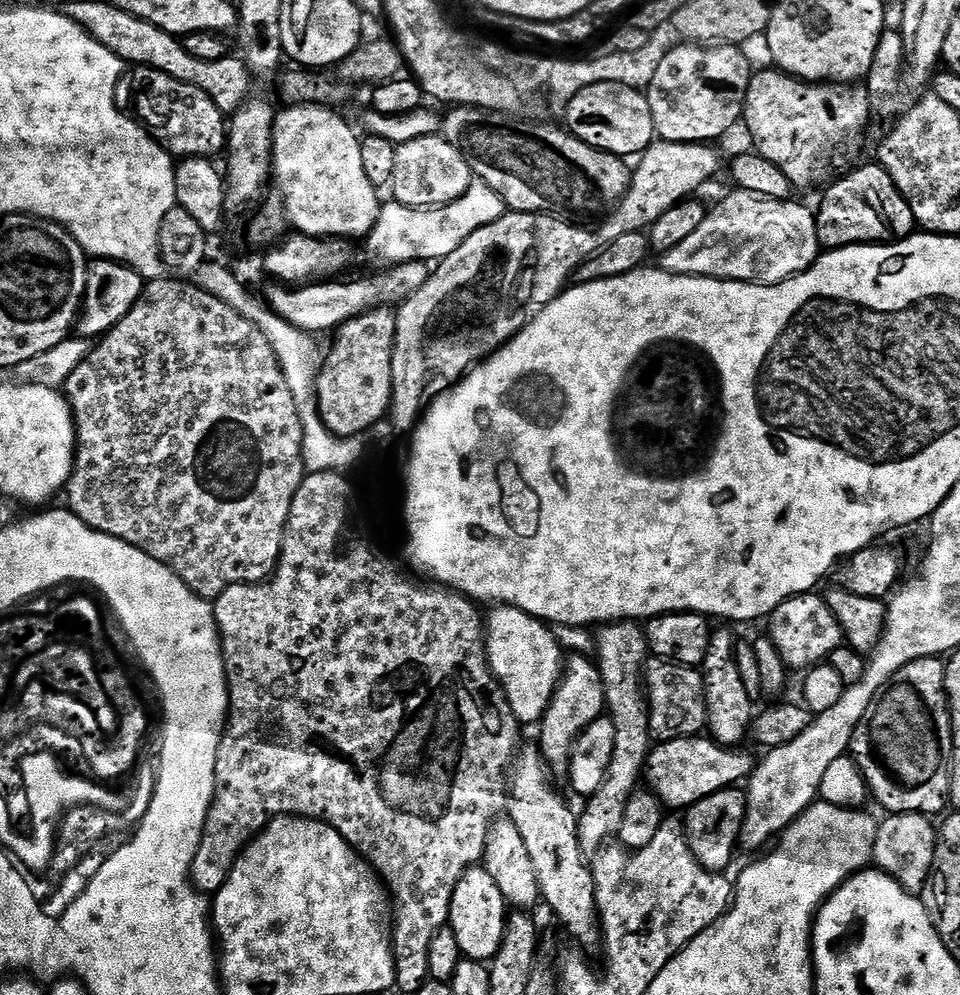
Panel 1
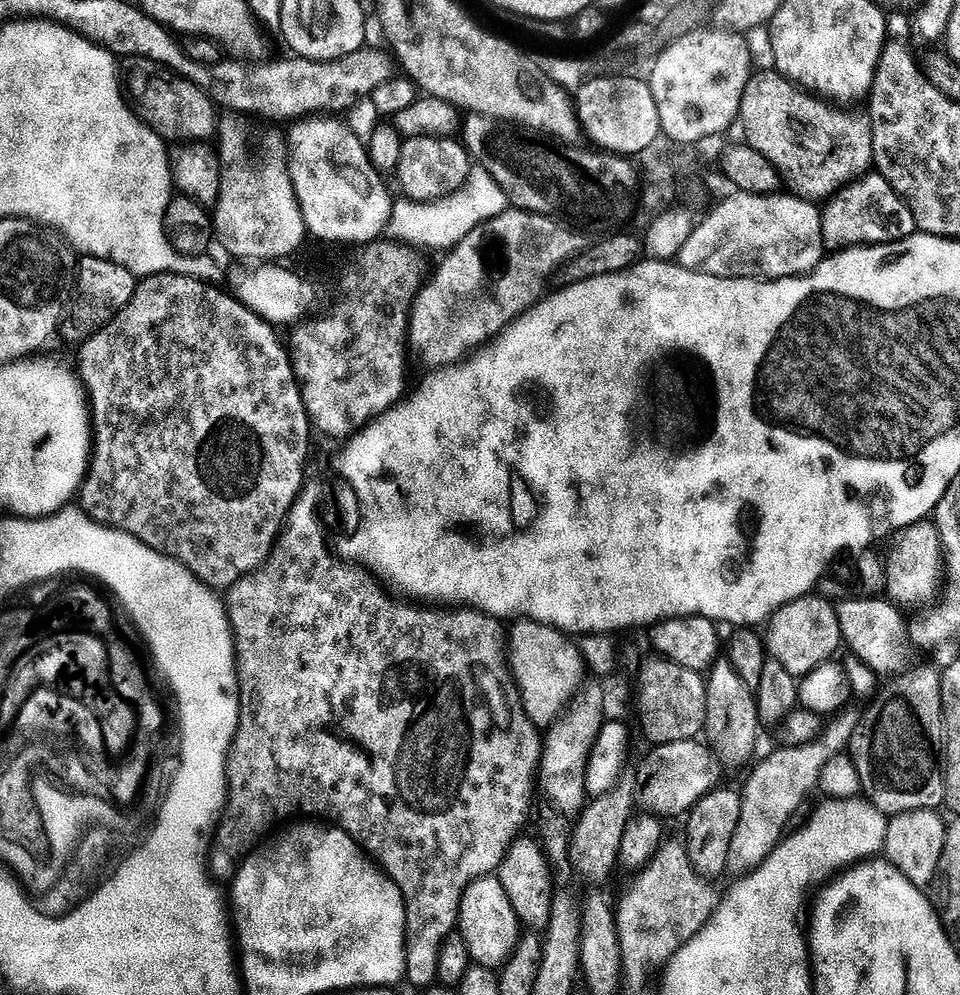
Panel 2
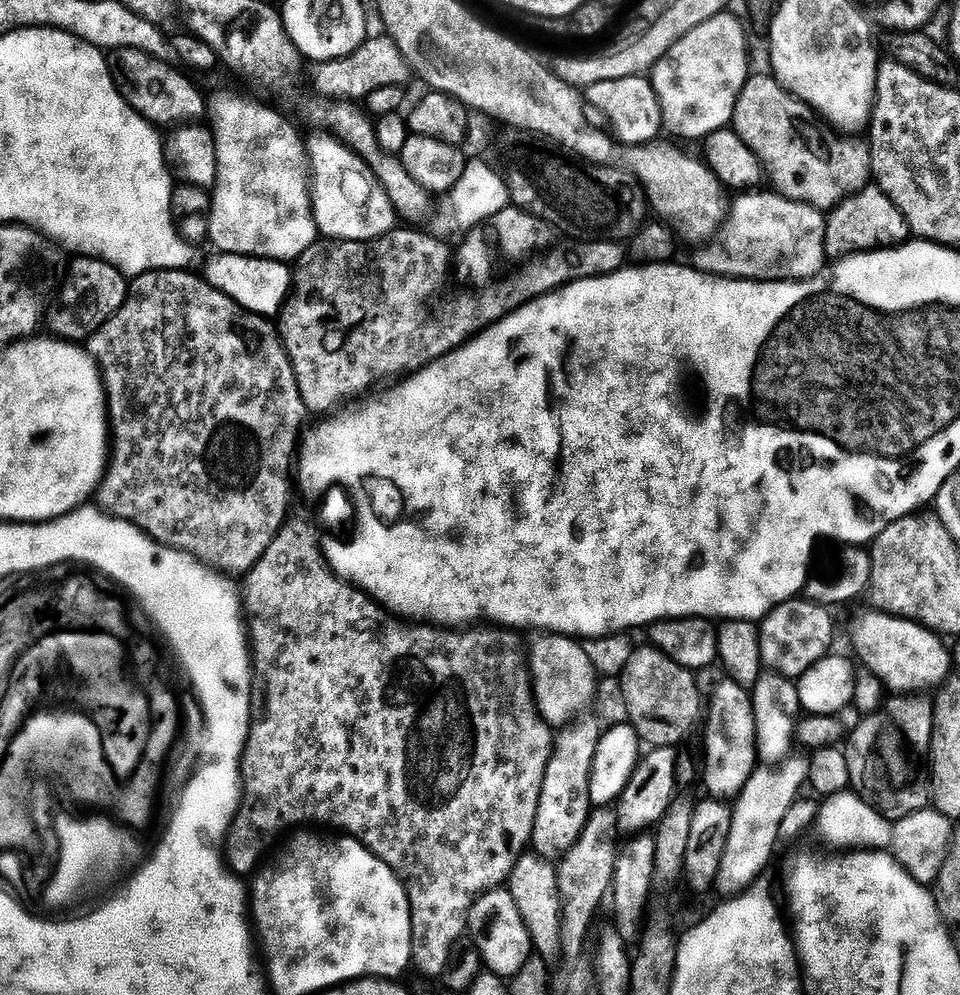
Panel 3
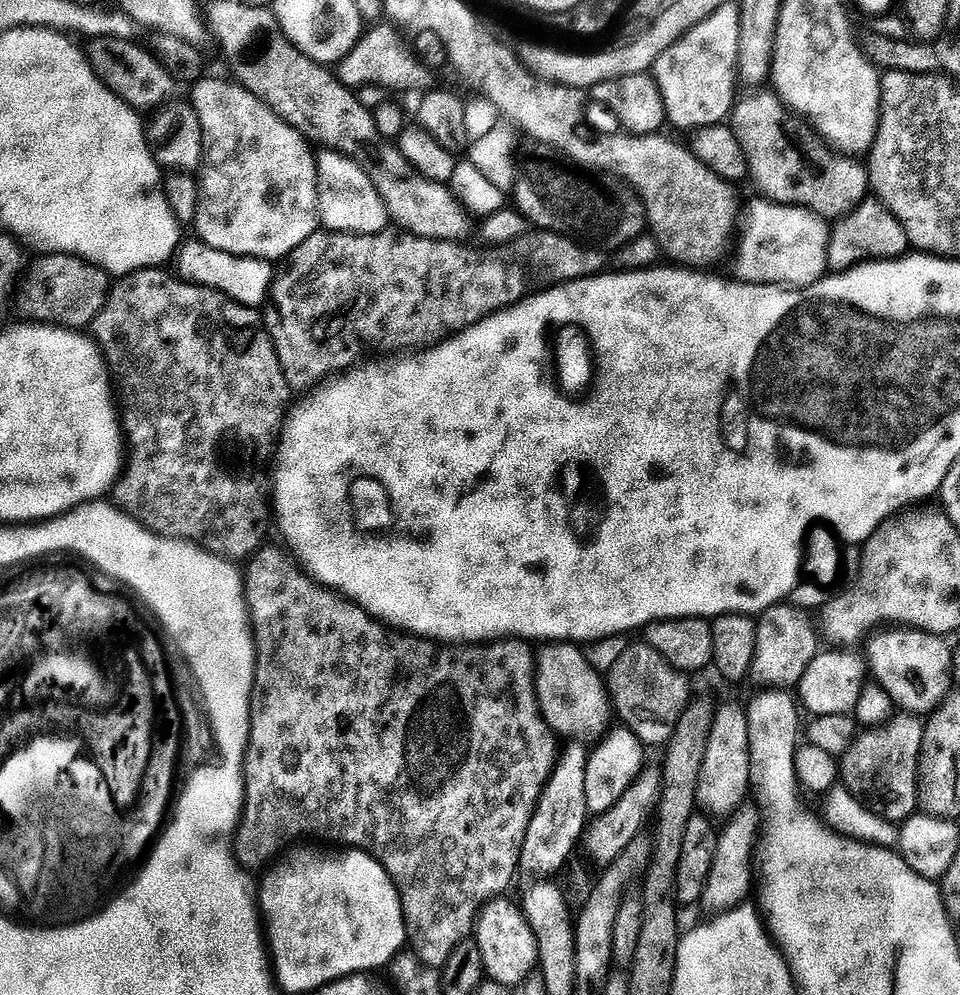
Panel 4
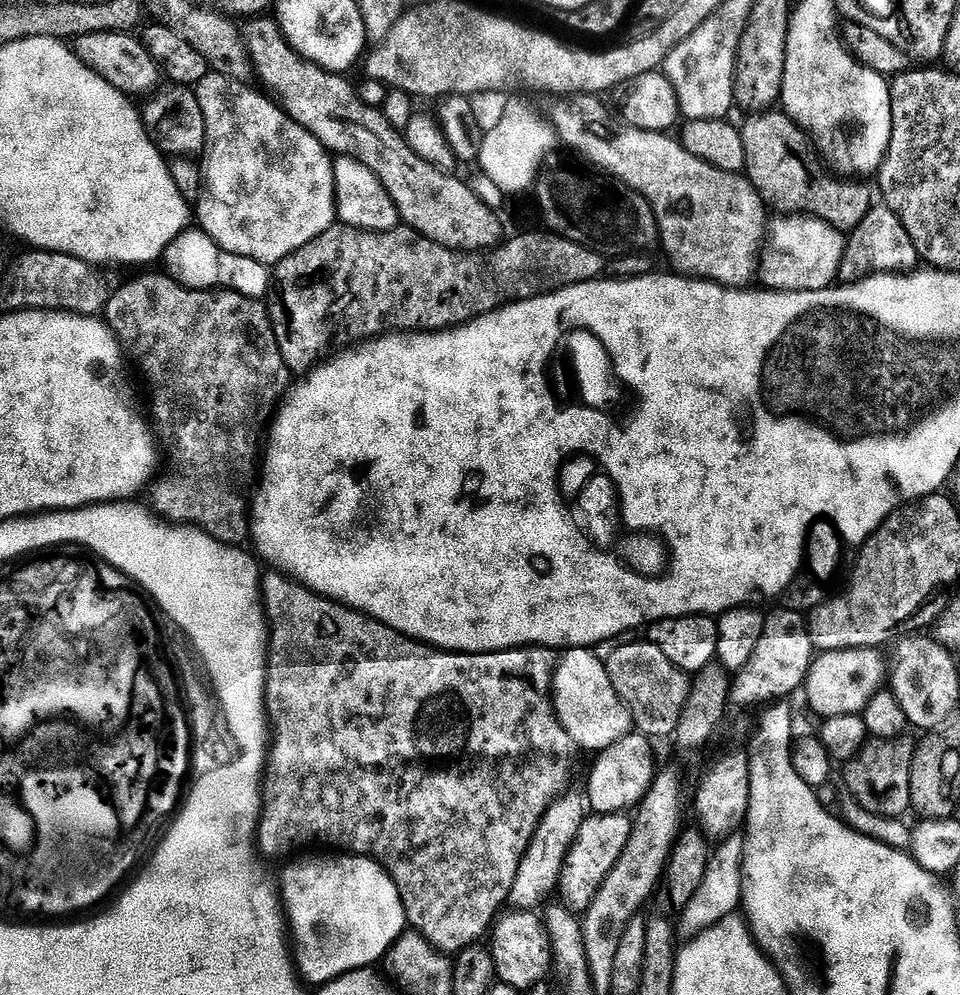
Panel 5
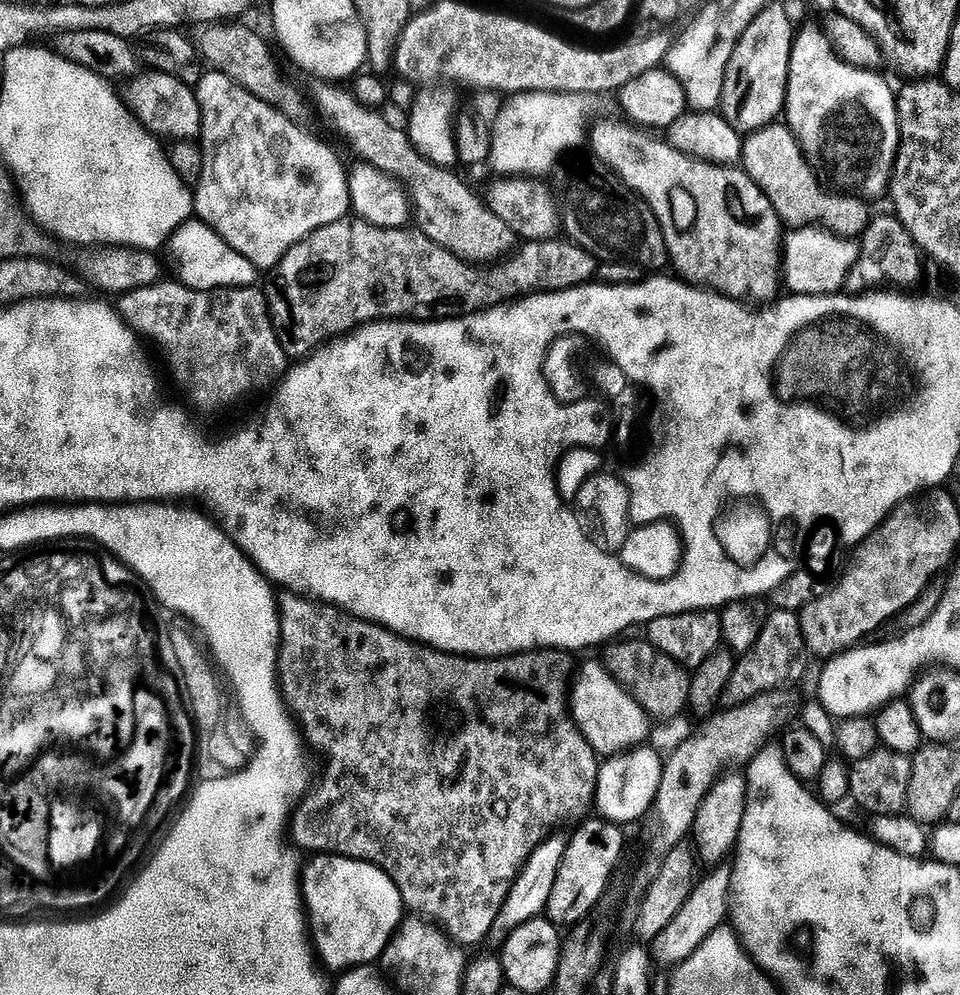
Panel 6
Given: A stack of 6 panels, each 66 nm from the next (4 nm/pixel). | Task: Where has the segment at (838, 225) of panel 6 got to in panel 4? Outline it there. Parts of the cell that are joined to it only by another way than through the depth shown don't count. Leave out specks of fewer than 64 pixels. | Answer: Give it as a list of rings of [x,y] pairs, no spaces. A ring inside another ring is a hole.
[[[779,95],[748,96],[733,107],[730,127],[735,132],[738,142],[744,151],[747,171],[754,183],[760,187],[759,195],[774,204],[791,204],[794,208],[805,208],[818,214],[823,220],[839,222],[852,213],[863,200],[870,196],[870,172],[855,159],[848,158],[845,164],[840,163],[840,156],[823,147],[816,148],[809,154],[808,160],[792,145],[792,120],[789,109]]]

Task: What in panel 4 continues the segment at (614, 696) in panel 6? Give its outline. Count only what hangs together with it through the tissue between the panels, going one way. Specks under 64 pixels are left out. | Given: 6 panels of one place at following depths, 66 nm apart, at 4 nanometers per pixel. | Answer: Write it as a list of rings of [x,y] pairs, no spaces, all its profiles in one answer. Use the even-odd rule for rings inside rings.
[[[556,642],[545,648],[548,649],[538,656],[536,673],[536,696],[540,700],[541,716],[561,737],[572,735],[580,740],[599,741],[609,731],[612,716],[614,720],[614,705],[606,687],[605,677],[596,673],[595,666],[576,649],[579,647],[575,643]]]

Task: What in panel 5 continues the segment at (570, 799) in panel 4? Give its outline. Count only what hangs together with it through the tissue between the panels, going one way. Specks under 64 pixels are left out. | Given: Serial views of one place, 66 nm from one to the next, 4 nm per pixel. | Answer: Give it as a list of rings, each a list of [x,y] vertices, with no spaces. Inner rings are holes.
[[[561,799],[549,808],[548,813],[542,818],[534,838],[528,841],[528,849],[518,866],[518,874],[514,878],[510,904],[516,910],[536,910],[539,904],[557,889],[560,880],[560,871],[563,868],[564,859],[568,854],[579,827],[586,817],[586,804],[583,799]]]

